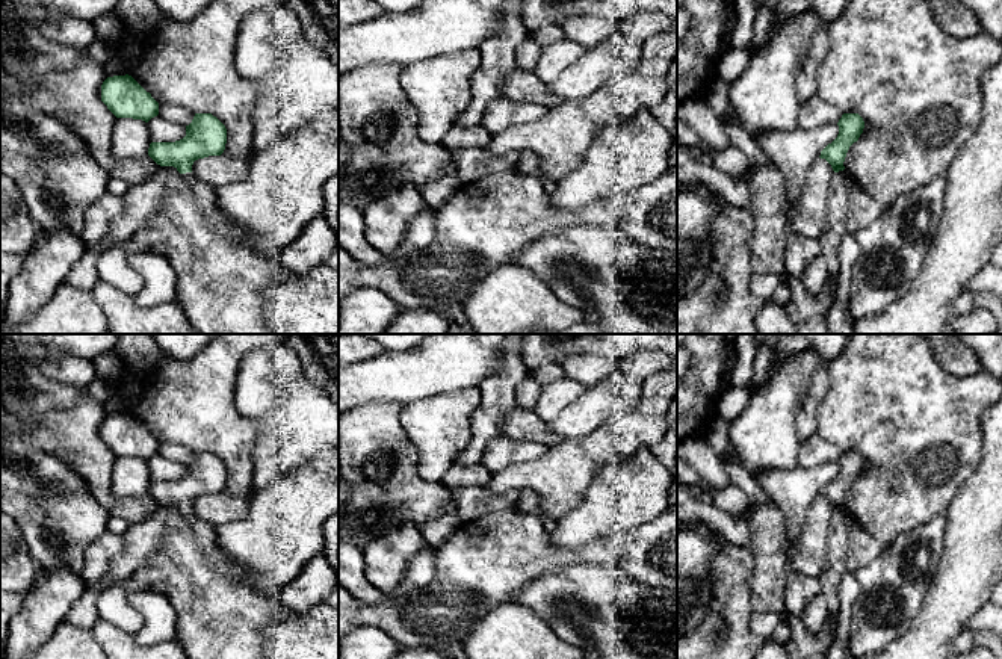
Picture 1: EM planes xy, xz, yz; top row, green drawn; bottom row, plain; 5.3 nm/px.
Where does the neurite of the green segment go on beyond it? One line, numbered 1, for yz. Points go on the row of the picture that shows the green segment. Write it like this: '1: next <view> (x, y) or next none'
1: next none

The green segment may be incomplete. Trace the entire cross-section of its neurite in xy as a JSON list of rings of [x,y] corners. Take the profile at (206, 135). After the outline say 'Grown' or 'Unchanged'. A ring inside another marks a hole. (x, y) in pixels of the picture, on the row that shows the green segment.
[[[195,113],[186,125],[186,136],[175,142],[151,142],[148,156],[160,166],[174,166],[192,189],[212,228],[237,245],[254,248],[248,231],[233,222],[218,204],[216,187],[198,181],[192,165],[198,159],[221,156],[227,144],[225,125],[212,113]]]. Grown

